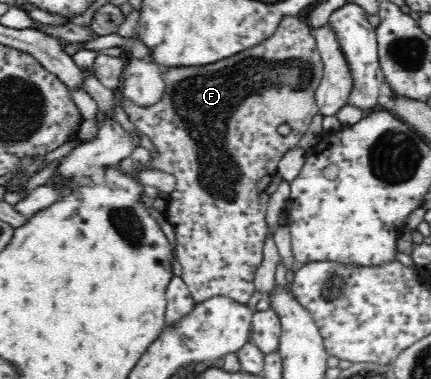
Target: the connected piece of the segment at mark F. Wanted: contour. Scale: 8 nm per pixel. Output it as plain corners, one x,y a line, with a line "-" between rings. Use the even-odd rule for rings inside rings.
284,16
281,23
278,24
276,31
267,37
262,43
245,49
240,53
225,57
224,59
209,63
208,65
199,65
194,67
174,67
165,68
164,80
165,89
162,97
148,107
138,106
134,102
128,100
121,100
120,105
127,113
130,121
134,123
139,131
152,140
158,154
150,153
150,160
153,167
162,170
166,173
171,173
176,180
175,191
170,193
164,200
167,202
167,210
165,211
165,218
170,222
175,233
175,258
178,259
179,264
182,266
181,278
190,290
190,295
197,303
202,303
214,296
230,297
234,302
247,304
252,293
254,293
254,273
263,261
264,241
268,235
273,235
276,228
270,230
266,225
266,212
271,195
266,193
272,176
277,173
277,165
280,159
286,155
290,148
298,147
298,141
302,139
302,135
308,131
310,122
314,116
318,114
318,106
315,100
315,90
321,84
323,75
323,63
320,57
320,52
316,47
315,39
311,33
311,27
308,23
300,20
297,16
-
285,123
290,125
290,133
282,136
278,133
278,127

